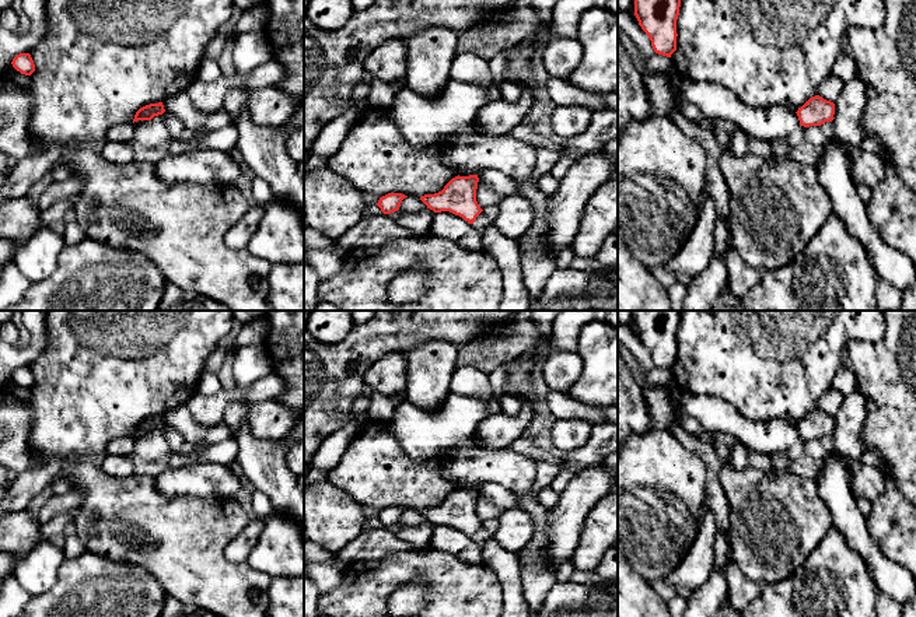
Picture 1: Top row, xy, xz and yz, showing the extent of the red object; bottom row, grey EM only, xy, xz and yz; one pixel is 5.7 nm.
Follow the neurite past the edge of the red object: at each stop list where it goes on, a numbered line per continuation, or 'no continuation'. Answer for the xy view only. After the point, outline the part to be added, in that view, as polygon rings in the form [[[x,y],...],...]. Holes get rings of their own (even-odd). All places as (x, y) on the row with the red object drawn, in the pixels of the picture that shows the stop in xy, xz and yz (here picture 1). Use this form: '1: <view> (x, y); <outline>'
no continuation

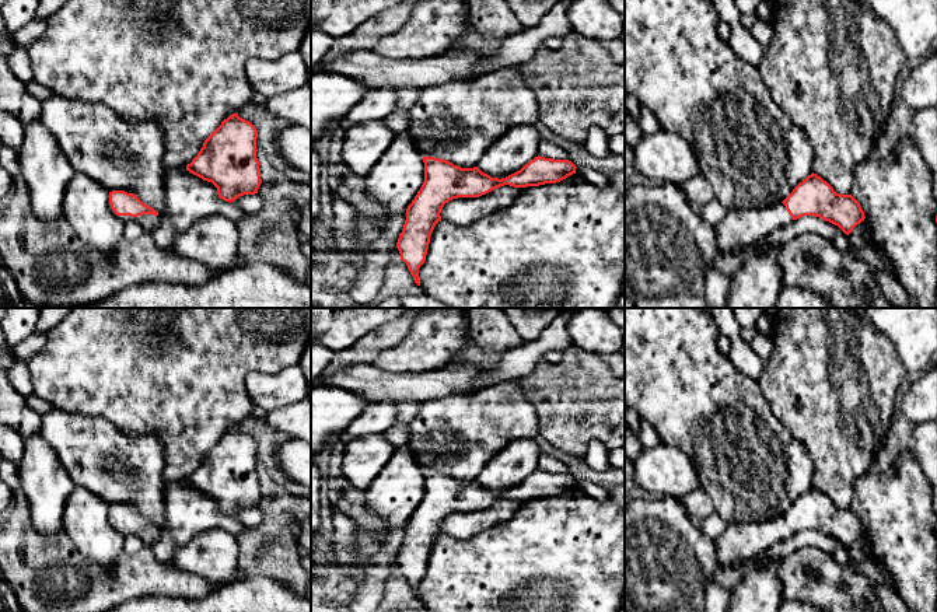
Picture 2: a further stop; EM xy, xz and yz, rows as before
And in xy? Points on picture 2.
1: xy (149, 221); [[[143,214],[137,217],[119,216],[123,223],[137,223],[143,227],[144,231],[151,231],[160,225],[161,217],[154,214]]]

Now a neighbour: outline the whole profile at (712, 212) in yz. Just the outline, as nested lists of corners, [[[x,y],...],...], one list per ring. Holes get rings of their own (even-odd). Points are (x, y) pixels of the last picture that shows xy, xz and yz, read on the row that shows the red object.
[[[713,197],[700,209],[699,216],[703,221],[716,227],[727,216],[727,213],[728,210]]]

